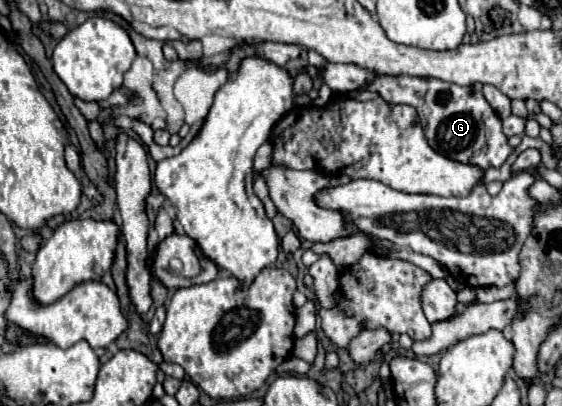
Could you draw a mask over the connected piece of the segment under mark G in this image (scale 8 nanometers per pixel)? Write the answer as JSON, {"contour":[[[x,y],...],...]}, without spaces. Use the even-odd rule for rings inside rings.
{"contour":[[[378,75],[374,83],[366,83],[366,87],[360,87],[360,91],[378,91],[378,95],[388,103],[412,105],[418,111],[428,145],[448,159],[488,169],[500,167],[512,153],[512,147],[508,147],[508,139],[502,133],[500,117],[488,105],[484,95],[472,87],[460,87],[430,77]]]}

